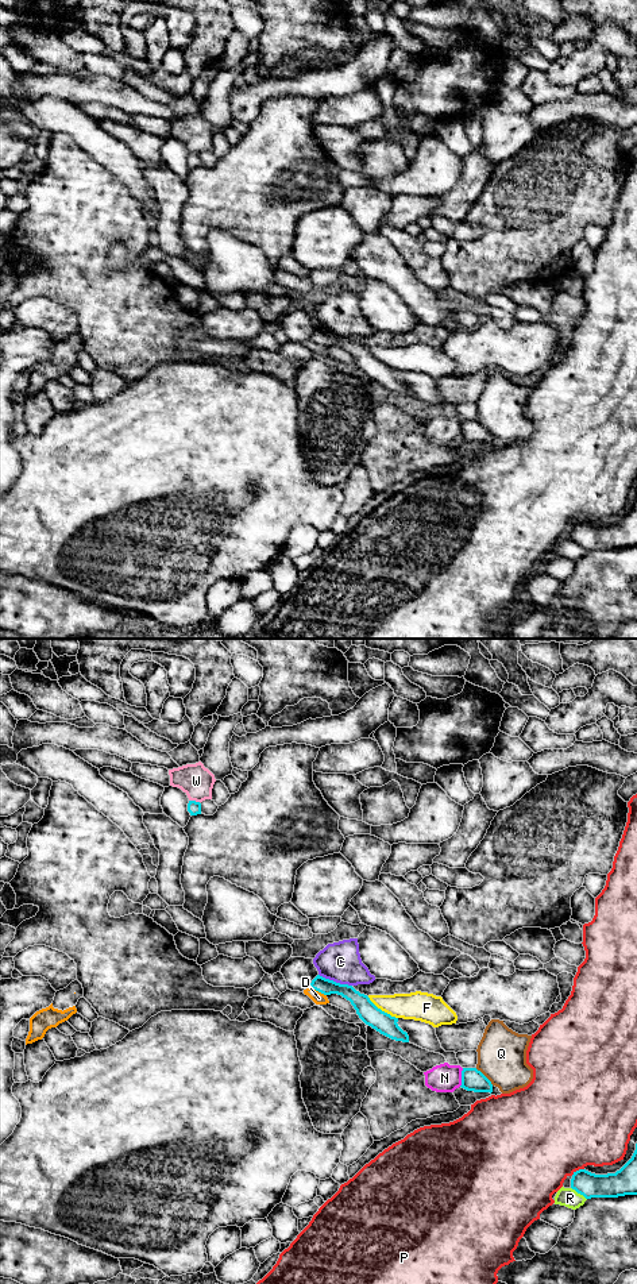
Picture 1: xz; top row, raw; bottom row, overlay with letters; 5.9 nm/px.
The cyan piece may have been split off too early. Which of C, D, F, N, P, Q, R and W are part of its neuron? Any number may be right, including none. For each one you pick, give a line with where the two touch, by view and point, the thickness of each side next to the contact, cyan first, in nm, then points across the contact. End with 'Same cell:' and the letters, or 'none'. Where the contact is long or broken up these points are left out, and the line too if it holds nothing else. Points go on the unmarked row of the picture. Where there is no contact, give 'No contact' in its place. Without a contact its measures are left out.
Same cell: none

